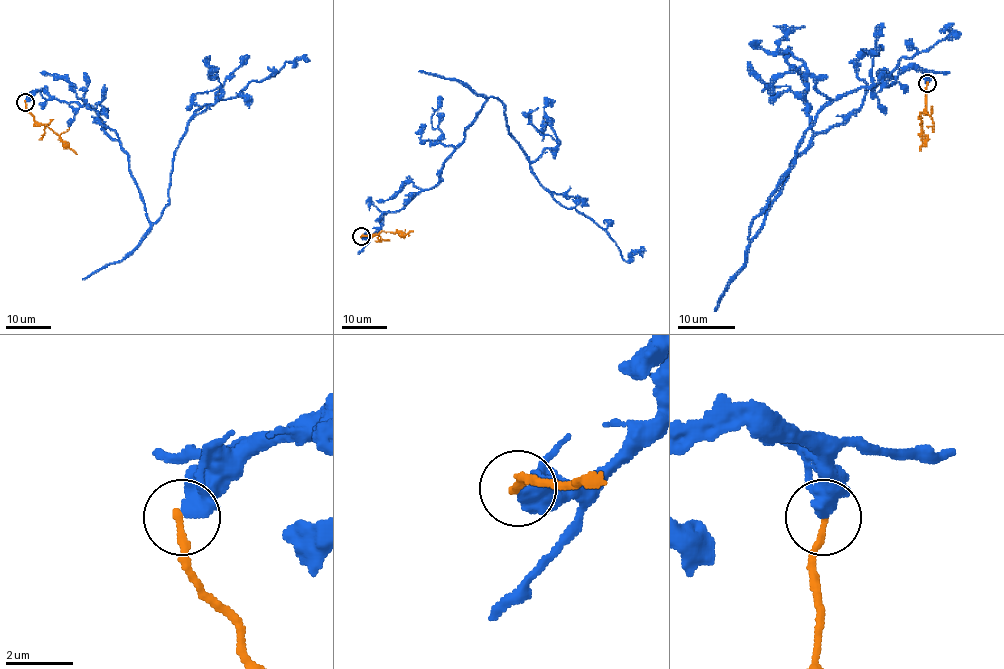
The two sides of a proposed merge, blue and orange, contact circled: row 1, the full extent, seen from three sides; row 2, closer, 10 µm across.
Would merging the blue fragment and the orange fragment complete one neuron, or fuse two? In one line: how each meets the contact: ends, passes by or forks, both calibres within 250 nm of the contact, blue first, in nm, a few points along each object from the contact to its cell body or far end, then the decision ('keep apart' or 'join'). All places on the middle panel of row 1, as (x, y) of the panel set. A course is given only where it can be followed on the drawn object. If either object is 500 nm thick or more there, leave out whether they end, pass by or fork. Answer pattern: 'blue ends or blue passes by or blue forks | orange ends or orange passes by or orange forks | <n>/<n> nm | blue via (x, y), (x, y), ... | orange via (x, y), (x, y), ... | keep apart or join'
500/220 nm | blue via (361, 236), (438, 182), (490, 97), (505, 106), (508, 131), (549, 193), (599, 225), (626, 261), (646, 251) | orange via (361, 236), (384, 230), (406, 234), (413, 230) | keep apart

